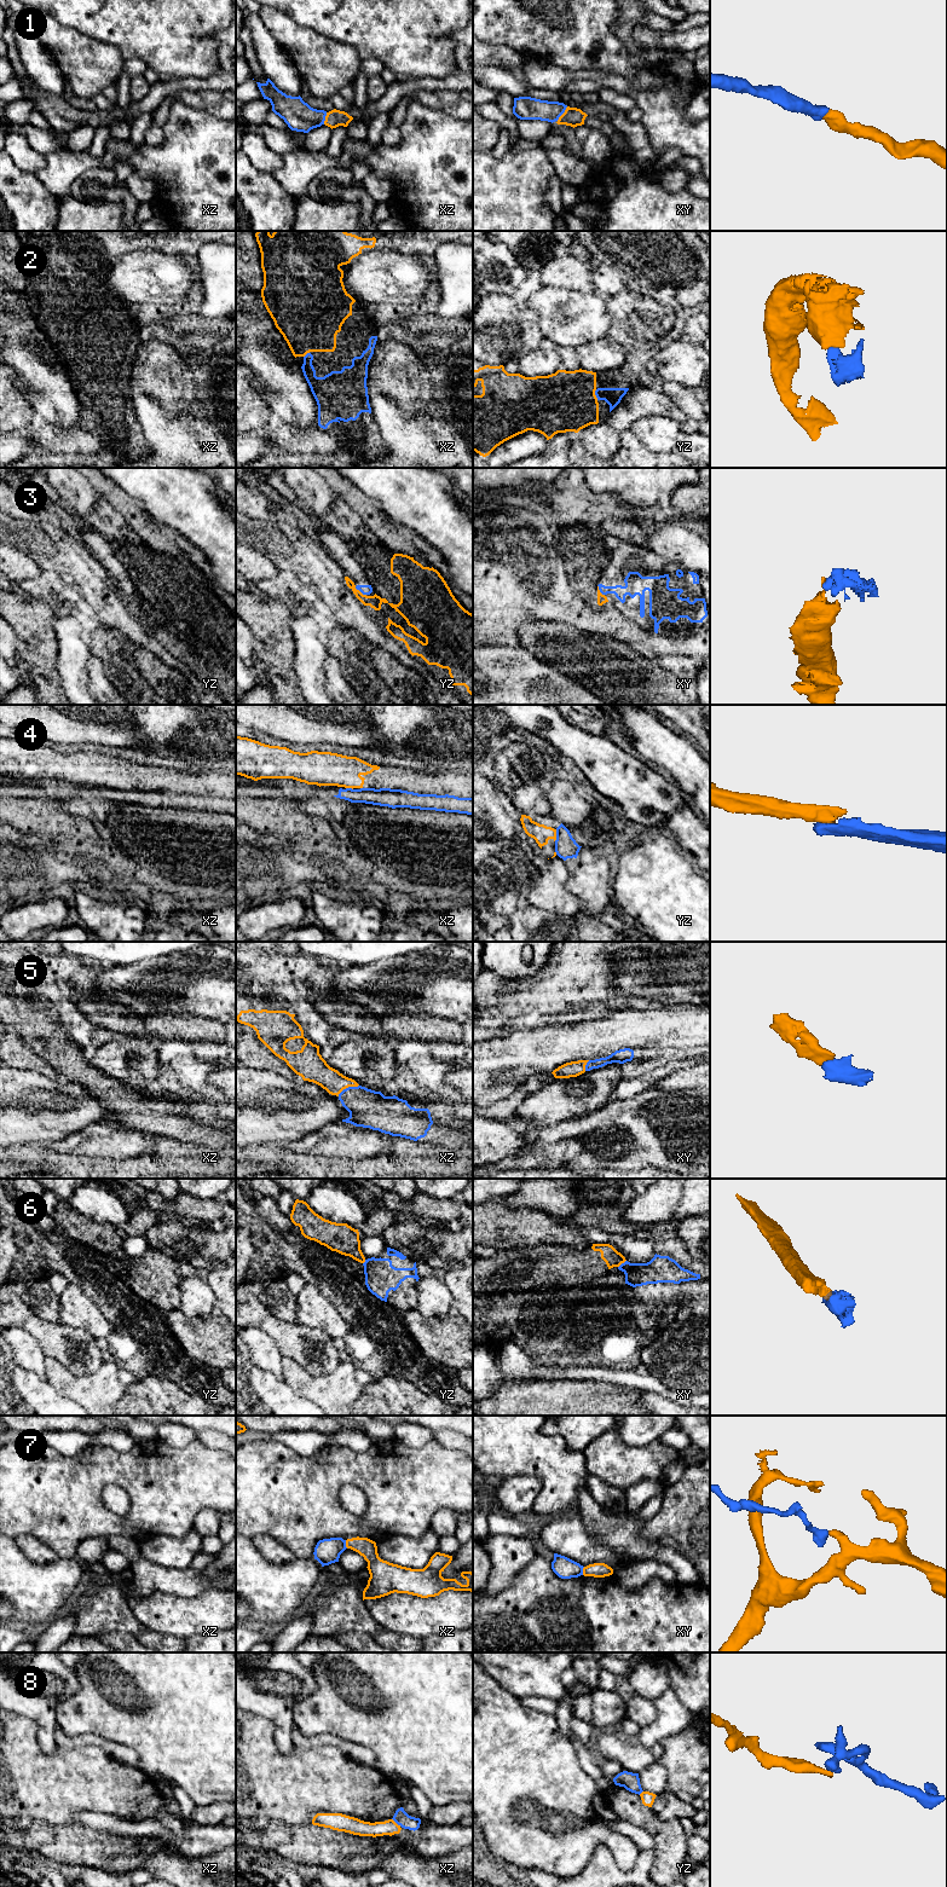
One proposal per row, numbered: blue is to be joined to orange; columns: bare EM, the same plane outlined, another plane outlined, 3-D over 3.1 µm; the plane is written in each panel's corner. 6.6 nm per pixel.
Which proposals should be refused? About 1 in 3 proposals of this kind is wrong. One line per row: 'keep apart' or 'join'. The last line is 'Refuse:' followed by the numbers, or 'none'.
1: join
2: join
3: keep apart
4: keep apart
5: join
6: keep apart
7: keep apart
8: keep apart
Refuse: 3, 4, 6, 7, 8

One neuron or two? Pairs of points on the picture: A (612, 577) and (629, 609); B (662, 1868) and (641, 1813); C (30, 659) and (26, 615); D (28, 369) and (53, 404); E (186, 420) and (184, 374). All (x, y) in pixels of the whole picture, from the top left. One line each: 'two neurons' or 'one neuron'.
A: one neuron
B: one neuron
C: one neuron
D: one neuron
E: one neuron

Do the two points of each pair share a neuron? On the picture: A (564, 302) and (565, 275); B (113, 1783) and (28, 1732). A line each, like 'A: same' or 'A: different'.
A: different
B: same

